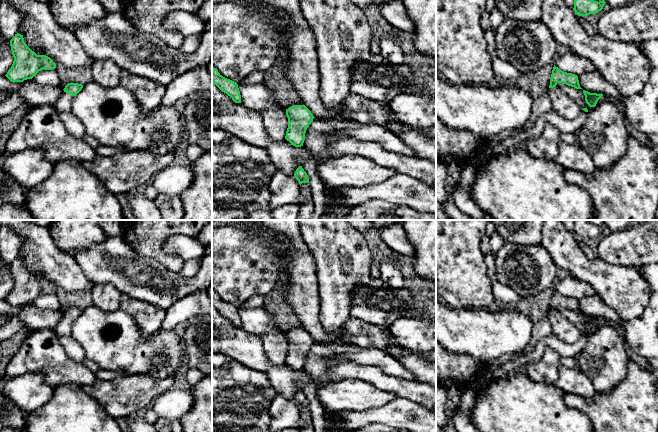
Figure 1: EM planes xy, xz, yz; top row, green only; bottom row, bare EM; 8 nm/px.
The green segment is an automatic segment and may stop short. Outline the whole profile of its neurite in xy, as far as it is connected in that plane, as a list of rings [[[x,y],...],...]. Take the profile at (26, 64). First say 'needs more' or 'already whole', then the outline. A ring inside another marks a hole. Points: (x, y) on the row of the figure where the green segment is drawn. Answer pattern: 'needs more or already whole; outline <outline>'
already whole; outline [[[17,33],[10,46],[14,57],[13,64],[5,75],[11,82],[23,82],[32,79],[41,70],[56,68],[53,60],[46,55],[37,55],[24,42],[23,35]]]

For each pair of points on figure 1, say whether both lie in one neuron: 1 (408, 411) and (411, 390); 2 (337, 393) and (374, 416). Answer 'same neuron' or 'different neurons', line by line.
1: different neurons
2: different neurons

